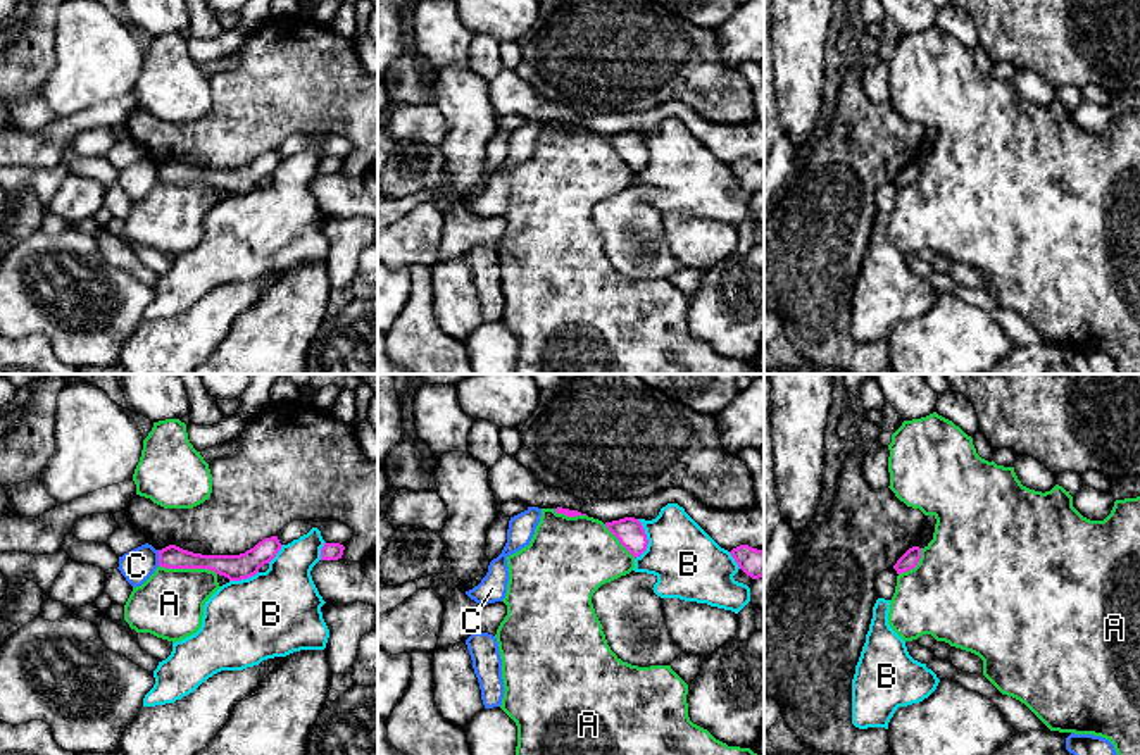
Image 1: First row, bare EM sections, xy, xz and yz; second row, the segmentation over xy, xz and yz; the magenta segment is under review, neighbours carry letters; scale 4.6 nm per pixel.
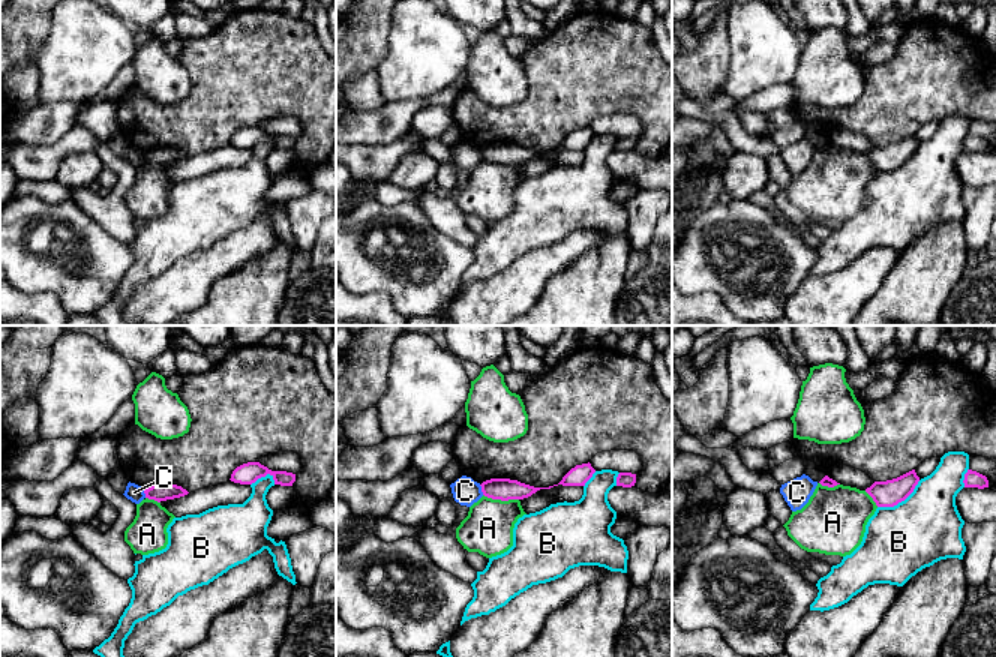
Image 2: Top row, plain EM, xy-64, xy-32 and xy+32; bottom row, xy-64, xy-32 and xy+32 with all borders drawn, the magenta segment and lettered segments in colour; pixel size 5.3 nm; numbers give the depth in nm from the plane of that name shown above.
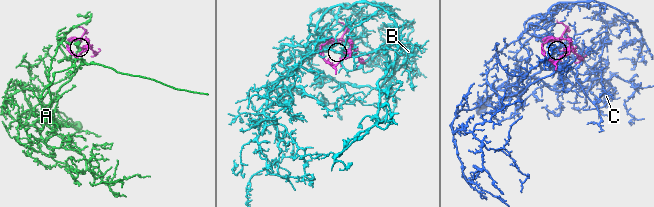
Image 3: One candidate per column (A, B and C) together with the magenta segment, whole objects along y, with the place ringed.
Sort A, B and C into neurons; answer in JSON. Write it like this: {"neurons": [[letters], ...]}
{"neurons": [["A"], ["B"], ["C"]]}

